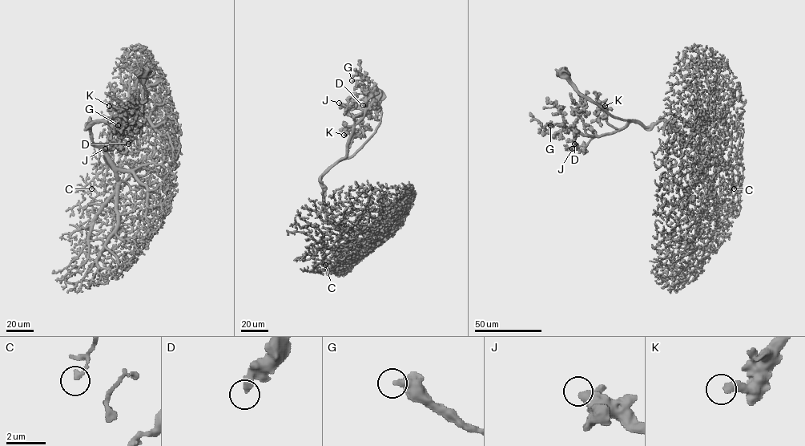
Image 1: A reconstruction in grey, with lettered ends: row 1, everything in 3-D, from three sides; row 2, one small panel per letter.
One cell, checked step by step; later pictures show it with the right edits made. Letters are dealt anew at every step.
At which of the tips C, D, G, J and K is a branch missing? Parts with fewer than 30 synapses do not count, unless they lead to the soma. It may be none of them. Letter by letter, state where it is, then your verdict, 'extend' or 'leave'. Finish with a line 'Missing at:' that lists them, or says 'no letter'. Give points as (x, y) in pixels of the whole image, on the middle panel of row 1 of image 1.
C: at (325, 265); leave
D: at (363, 105); leave
G: at (352, 80); leave
J: at (339, 103); leave
K: at (344, 135); leave
Missing at: no letter

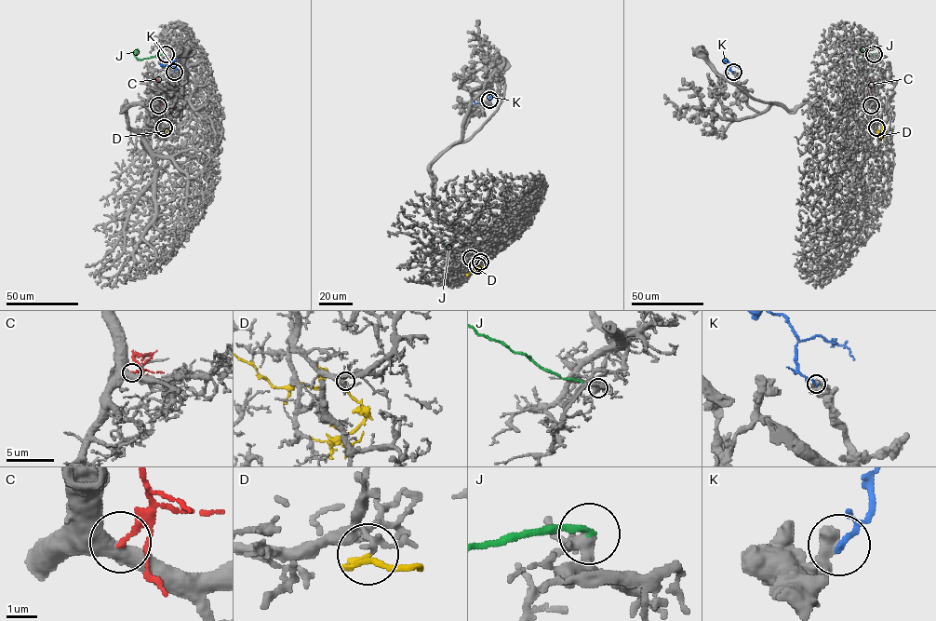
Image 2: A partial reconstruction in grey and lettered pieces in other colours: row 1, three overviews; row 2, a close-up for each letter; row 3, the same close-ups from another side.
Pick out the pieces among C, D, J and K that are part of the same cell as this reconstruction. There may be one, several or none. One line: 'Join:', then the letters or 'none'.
Join: D

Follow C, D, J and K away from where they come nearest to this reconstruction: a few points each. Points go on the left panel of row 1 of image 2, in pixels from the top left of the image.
C: (158, 105), (161, 94), (158, 79)
D: (164, 128), (167, 133), (163, 135), (160, 129), (144, 122)
J: (166, 54), (141, 60), (135, 56), (137, 51), (135, 54)
K: (174, 72), (174, 66), (160, 63)

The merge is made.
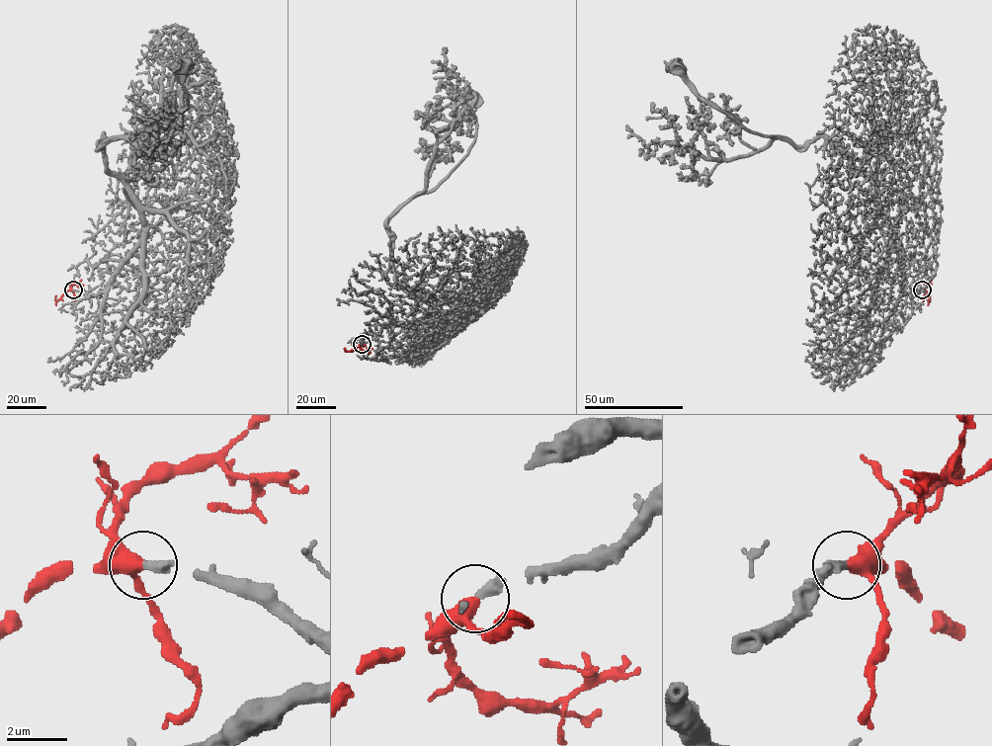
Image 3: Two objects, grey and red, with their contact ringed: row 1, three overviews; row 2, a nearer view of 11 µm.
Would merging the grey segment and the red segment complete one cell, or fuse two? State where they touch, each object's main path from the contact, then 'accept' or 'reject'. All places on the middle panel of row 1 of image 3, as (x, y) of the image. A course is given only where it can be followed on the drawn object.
place (362, 344); course grey (362, 344), (384, 325), (411, 323), (432, 311), (394, 275), (387, 221), (467, 154), (475, 137), (470, 99); course red (362, 344), (352, 351), (345, 348); accept

